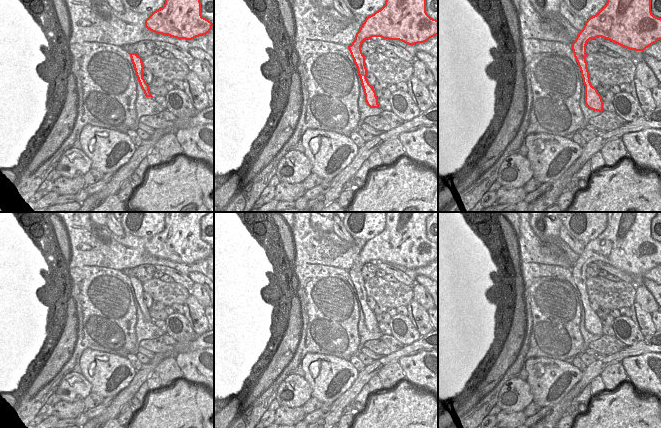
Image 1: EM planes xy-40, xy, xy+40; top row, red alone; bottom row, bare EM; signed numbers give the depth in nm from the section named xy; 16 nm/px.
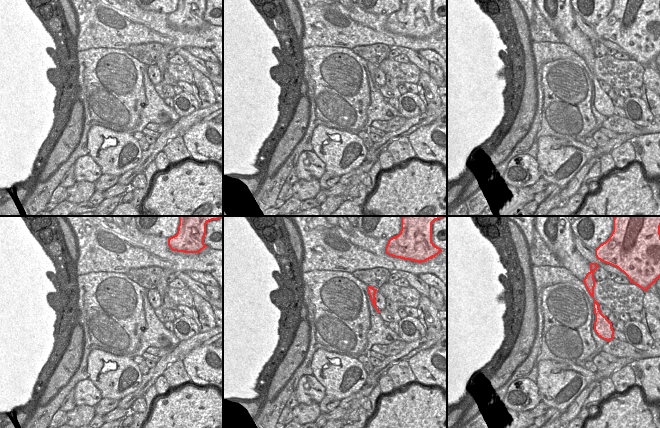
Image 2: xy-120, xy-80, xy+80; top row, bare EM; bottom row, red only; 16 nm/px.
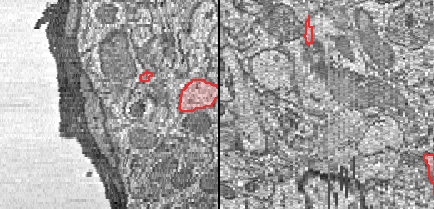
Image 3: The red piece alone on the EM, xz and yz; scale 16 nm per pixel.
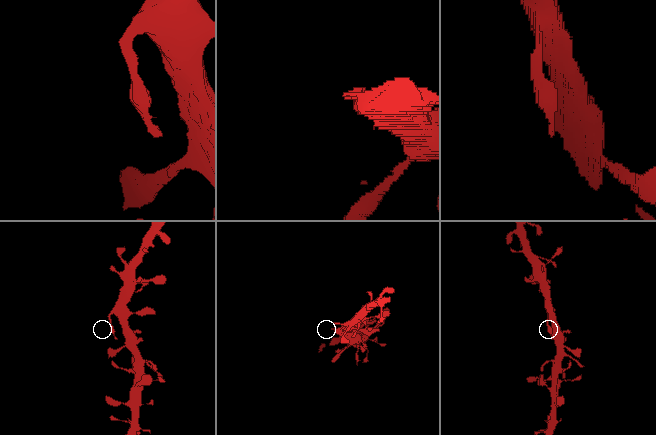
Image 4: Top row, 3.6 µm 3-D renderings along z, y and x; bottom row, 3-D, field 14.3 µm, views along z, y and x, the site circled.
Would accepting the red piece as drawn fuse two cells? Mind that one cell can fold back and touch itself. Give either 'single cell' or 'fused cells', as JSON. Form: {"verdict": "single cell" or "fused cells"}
{"verdict": "fused cells"}

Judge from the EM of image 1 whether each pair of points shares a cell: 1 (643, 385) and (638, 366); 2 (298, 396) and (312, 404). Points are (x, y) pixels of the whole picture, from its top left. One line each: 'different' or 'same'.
1: same
2: different

